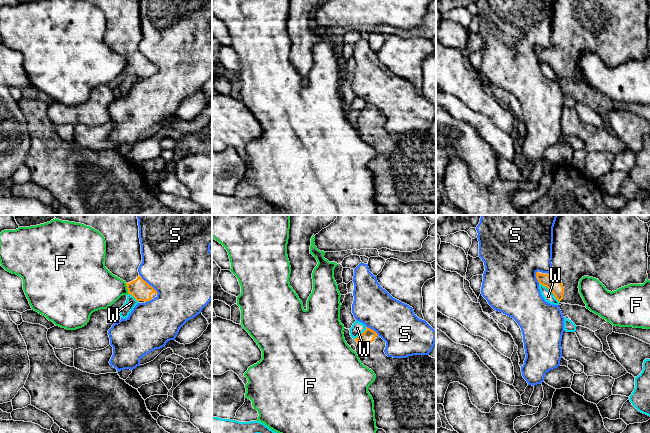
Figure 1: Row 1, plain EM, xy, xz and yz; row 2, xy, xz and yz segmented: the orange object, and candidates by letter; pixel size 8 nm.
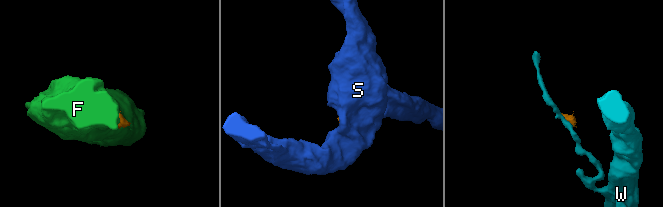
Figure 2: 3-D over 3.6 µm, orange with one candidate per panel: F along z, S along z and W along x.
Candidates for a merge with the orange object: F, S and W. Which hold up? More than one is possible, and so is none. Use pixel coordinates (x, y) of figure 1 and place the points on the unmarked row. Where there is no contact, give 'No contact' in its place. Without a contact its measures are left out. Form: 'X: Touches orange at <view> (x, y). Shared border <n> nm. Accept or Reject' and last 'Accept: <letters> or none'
F: Touches orange at xy (127, 64). Shared border 90 nm. Reject
S: Touches orange at xy (148, 60). Shared border 220 nm. Reject
W: Touches orange at yz (550, 66). Shared border 220 nm. Reject
Accept: none

